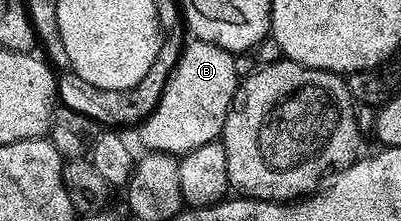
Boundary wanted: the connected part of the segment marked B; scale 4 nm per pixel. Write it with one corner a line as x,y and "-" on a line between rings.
203,40
187,43
154,112
140,125
143,149
185,154
219,139
239,83
231,53

